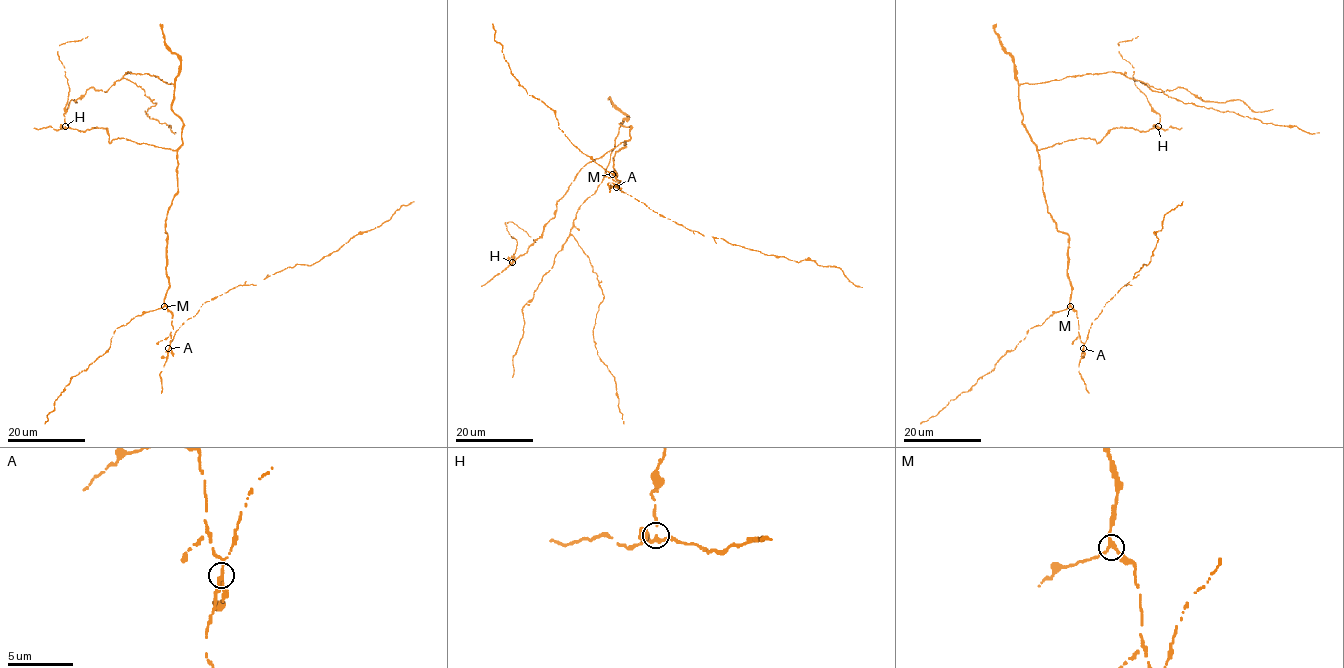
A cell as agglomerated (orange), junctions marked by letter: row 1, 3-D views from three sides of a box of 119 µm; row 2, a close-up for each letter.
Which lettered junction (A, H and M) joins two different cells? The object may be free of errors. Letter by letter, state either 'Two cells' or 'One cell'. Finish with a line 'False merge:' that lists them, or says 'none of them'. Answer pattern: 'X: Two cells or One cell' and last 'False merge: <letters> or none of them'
A: Two cells
H: One cell
M: One cell
False merge: A

